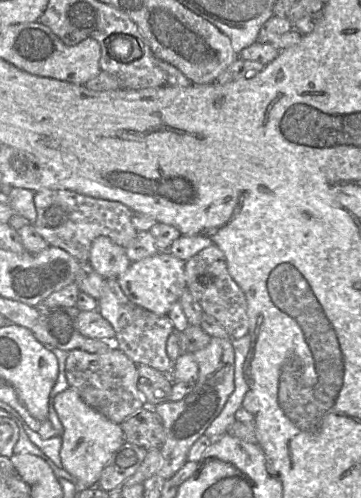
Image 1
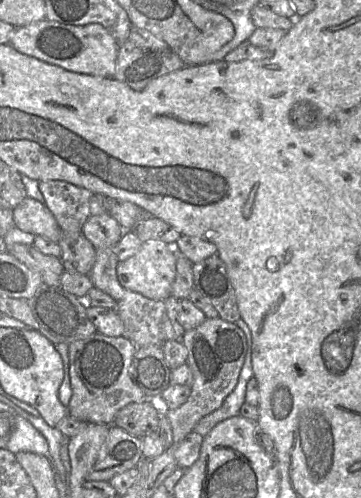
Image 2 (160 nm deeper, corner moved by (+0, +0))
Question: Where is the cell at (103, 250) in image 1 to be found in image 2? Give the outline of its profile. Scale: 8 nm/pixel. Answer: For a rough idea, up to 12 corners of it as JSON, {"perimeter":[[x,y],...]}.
{"perimeter":[[108,212],[91,216],[84,236],[95,249],[114,248],[123,228]]}

